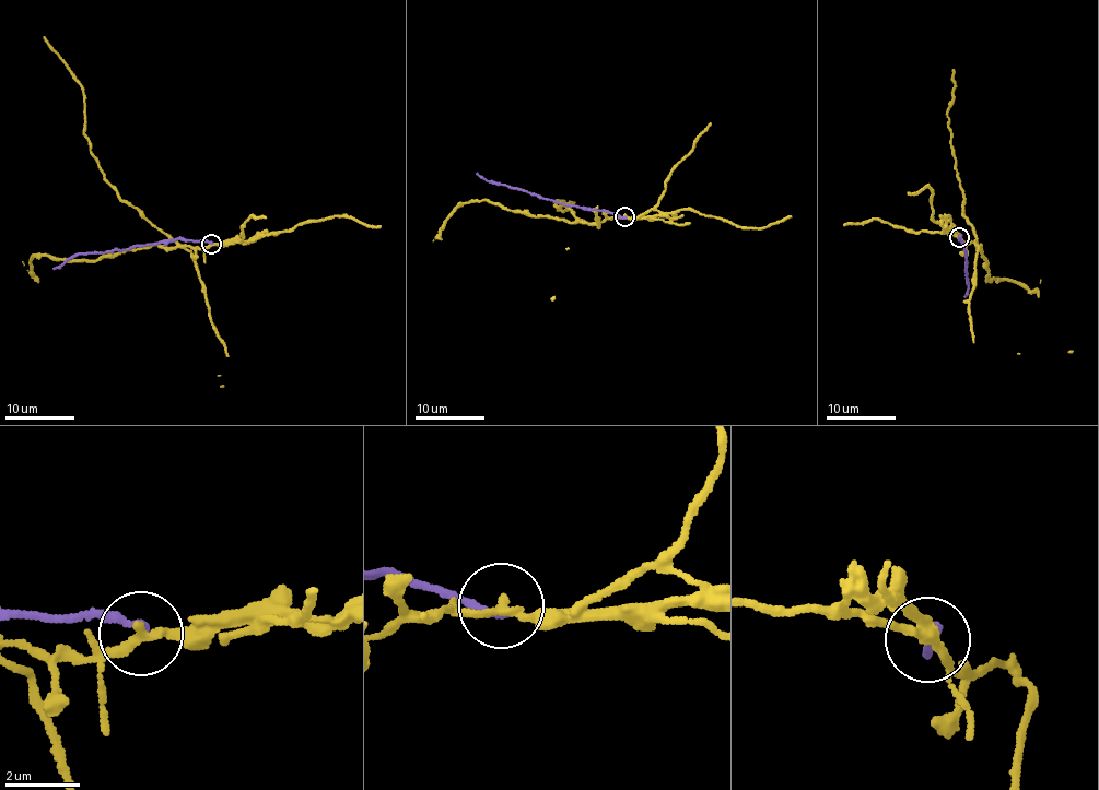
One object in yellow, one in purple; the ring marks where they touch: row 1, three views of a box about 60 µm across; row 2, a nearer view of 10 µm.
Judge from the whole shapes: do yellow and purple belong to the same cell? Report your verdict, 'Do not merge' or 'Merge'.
Do not merge

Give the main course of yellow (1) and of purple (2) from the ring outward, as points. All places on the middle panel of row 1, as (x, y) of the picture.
1: (623, 215), (592, 222), (581, 221), (561, 204), (554, 204), (554, 201), (573, 203), (563, 212), (558, 209)
2: (624, 216), (558, 203), (494, 184), (478, 172)

